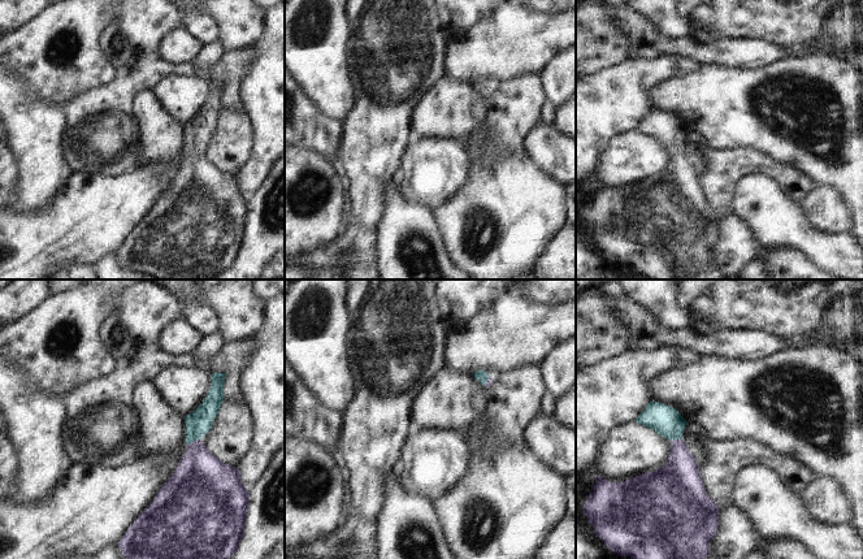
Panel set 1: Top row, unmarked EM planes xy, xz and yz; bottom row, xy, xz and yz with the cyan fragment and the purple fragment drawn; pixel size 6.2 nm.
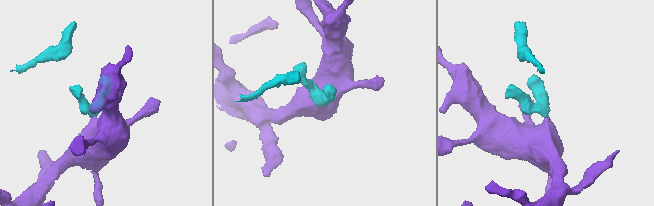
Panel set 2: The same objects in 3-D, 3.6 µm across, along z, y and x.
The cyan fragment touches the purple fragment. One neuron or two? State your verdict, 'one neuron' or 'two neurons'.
one neuron

